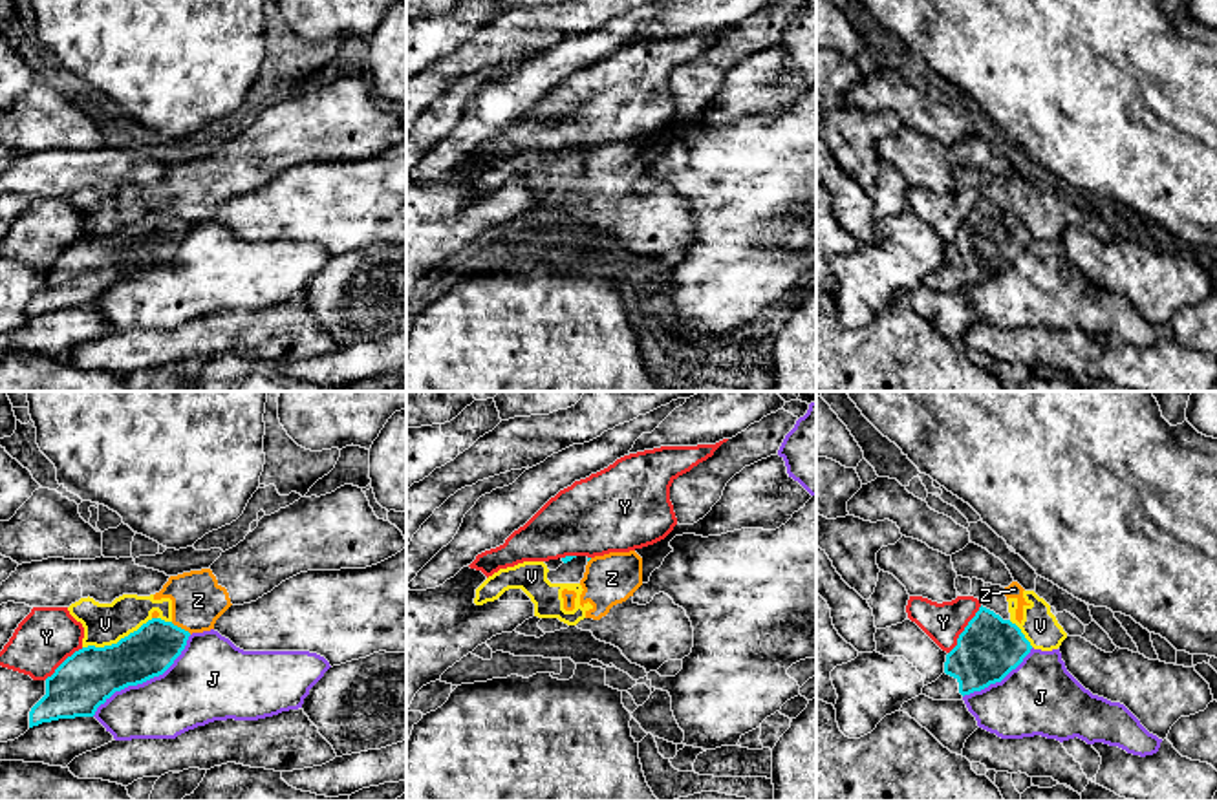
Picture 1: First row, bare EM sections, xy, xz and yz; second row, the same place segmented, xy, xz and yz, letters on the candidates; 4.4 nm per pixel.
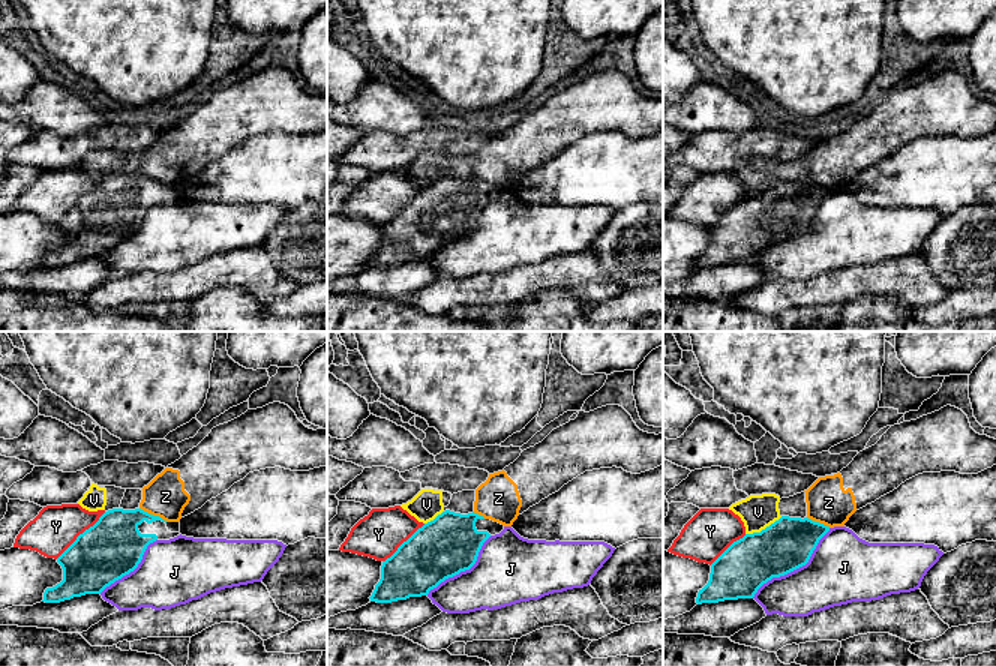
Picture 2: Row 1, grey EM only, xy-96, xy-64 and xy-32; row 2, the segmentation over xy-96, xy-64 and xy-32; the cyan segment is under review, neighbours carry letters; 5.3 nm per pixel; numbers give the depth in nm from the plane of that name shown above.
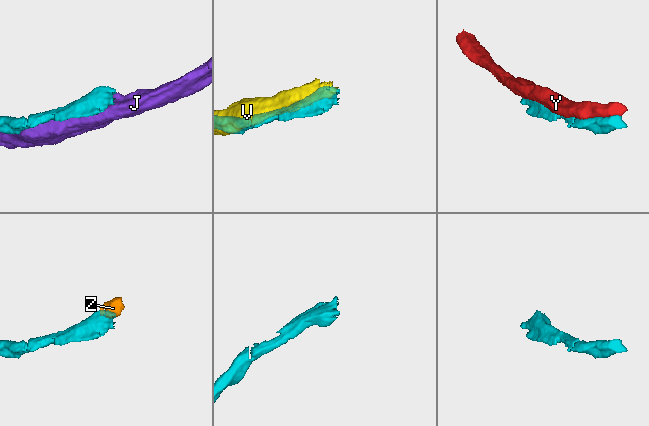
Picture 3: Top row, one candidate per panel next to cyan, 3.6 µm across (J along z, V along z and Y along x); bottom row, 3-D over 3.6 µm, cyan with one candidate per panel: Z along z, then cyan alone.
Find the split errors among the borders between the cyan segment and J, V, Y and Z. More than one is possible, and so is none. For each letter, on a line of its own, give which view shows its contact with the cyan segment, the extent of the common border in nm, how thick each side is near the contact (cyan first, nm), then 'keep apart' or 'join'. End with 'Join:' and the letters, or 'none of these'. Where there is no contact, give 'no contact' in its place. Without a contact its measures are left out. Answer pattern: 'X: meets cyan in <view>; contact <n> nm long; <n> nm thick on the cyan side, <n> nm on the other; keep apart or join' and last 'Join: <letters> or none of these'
J: meets cyan in xy; contact 550 nm long; 240 nm thick on the cyan side, 320 nm on the other; keep apart
V: meets cyan in xy; contact 340 nm long; 240 nm thick on the cyan side, 190 nm on the other; keep apart
Y: meets cyan in yz; contact 260 nm long; 280 nm thick on the cyan side, 180 nm on the other; keep apart
Z: meets cyan in xy; contact 110 nm long; 220 nm thick on the cyan side, 220 nm on the other; keep apart
Join: none of these

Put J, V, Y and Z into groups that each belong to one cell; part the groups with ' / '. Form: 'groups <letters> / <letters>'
groups J / V Z / Y

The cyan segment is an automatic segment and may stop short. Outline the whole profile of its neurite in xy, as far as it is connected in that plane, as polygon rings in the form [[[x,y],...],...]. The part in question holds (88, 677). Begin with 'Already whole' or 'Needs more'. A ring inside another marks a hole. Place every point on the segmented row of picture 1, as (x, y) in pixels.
Already whole. [[[152,618],[117,644],[75,651],[46,678],[46,695],[29,711],[29,728],[93,717],[115,691],[163,675],[188,636],[188,631],[172,622]]]

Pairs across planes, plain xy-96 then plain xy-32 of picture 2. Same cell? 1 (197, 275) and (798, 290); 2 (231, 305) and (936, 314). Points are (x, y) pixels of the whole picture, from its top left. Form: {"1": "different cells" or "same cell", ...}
{"1": "same cell", "2": "different cells"}

